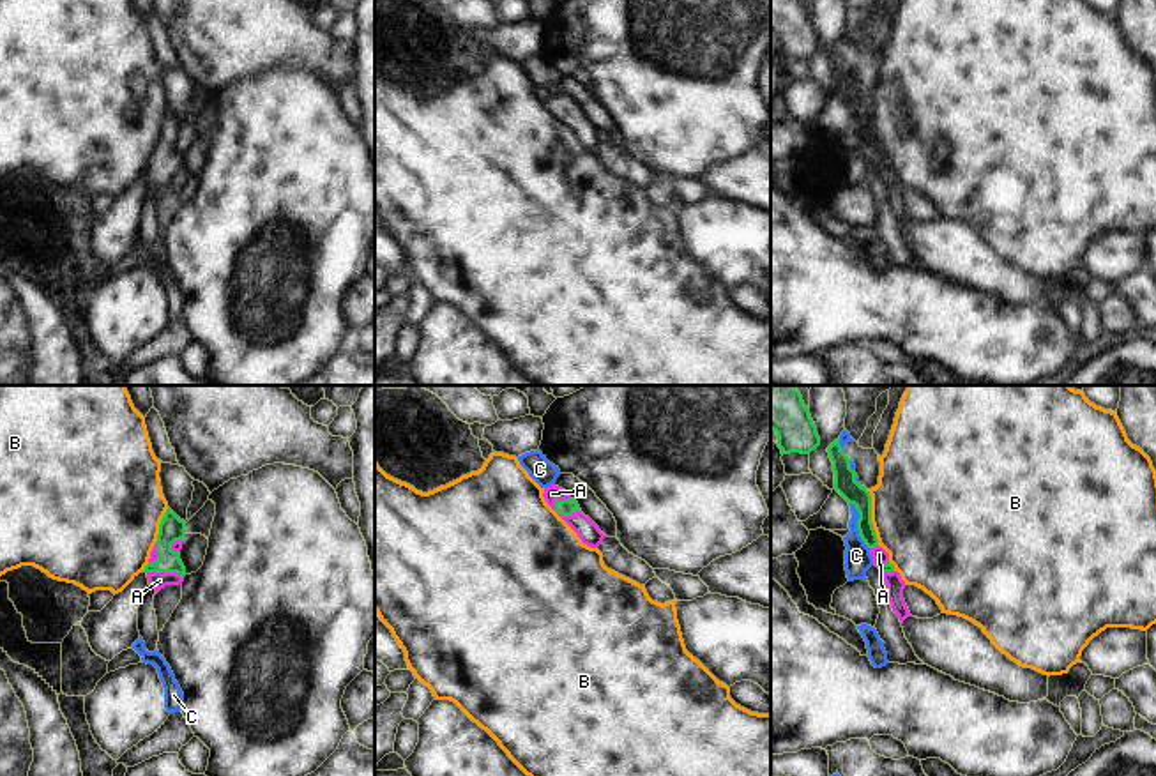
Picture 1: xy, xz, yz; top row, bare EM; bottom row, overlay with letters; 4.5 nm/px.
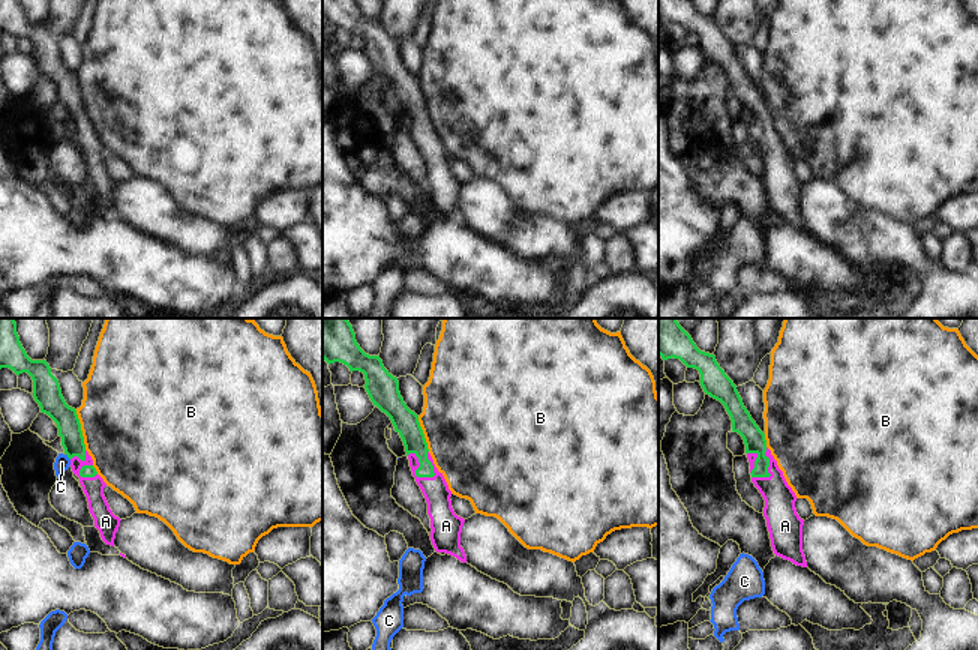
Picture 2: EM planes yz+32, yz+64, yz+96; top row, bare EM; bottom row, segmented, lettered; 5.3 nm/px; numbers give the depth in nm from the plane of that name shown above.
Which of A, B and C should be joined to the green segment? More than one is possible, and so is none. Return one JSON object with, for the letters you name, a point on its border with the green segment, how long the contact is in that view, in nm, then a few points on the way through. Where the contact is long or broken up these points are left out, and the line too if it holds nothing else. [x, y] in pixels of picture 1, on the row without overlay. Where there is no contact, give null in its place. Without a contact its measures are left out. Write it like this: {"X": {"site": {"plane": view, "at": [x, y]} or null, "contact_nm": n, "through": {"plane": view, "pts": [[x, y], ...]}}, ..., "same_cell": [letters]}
{"A": {"site": {"plane": "xz", "at": [564, 119]}, "contact_nm": 140, "through": {"plane": "xz", "pts": [[566, 112], [564, 119], [555, 114], [552, 98]]}}, "same_cell": ["A"]}

